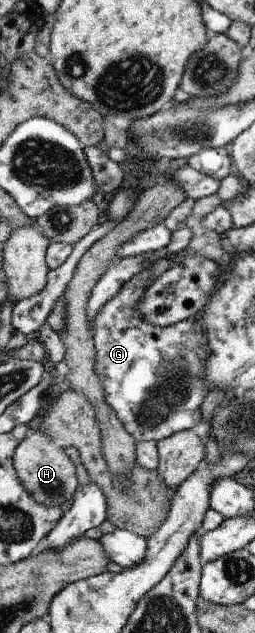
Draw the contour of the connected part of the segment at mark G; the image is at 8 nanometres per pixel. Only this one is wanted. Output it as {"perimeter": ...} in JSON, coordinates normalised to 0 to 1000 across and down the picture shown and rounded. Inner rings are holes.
{"perimeter":[[[592,423],[553,427],[522,436],[451,464],[424,472],[388,494],[365,502],[373,540],[373,586],[396,600],[412,630],[451,648],[490,678],[549,697],[635,697],[682,684],[761,676],[784,670],[792,656],[784,640],[812,624],[816,602],[800,597],[820,555],[820,534],[800,513],[769,504],[737,504],[690,512],[635,517],[600,513],[588,507],[553,506],[537,482],[569,466],[569,458],[596,449]]]}

